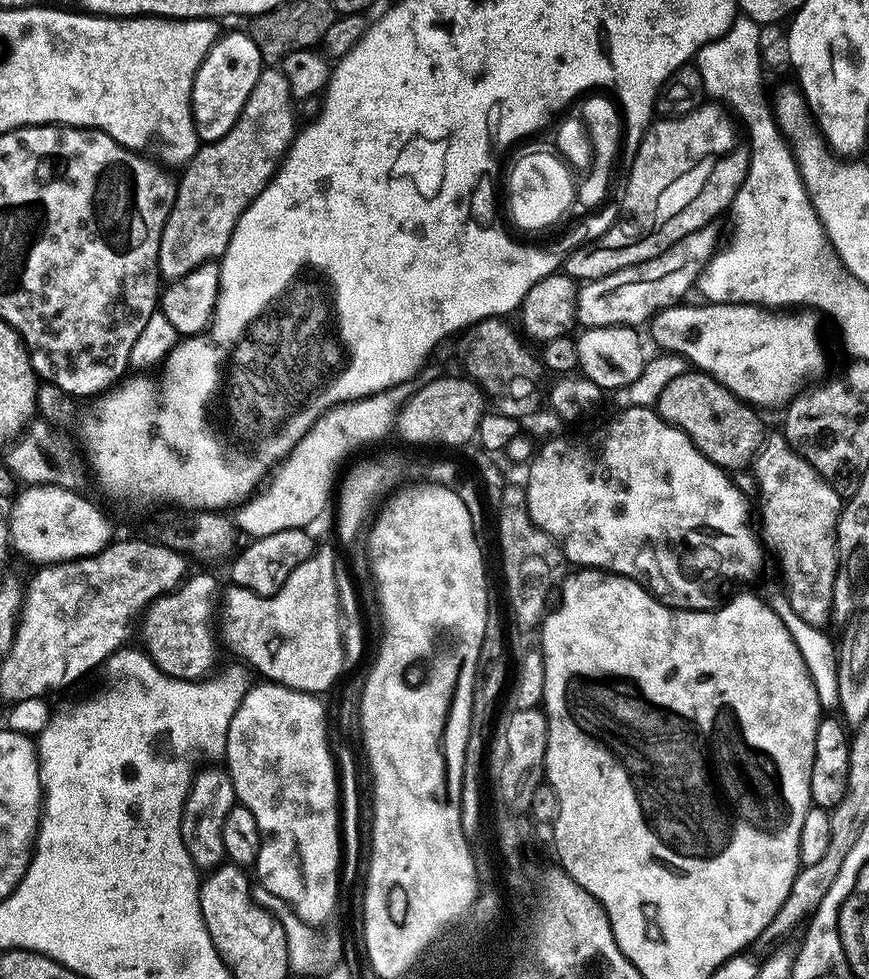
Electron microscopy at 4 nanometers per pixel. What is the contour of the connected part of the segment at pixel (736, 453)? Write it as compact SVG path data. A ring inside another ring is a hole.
M699 370L679 374L678 378L667 383L654 407L666 423L685 432L703 456L725 470L747 469L766 439L761 413L753 405L739 400L714 377Z

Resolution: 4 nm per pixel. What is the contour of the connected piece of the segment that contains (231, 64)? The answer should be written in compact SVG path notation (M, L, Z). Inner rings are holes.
M247 31L228 32L225 36L223 33L212 45L192 83L192 117L201 141L222 138L238 122L238 114L242 114L250 90L254 90L254 82L258 82L261 67L260 51Z

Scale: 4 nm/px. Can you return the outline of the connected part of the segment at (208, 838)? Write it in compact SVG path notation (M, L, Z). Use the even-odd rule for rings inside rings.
M223 767L204 768L195 773L192 784L188 787L188 797L184 800L182 810L182 842L186 842L186 850L196 863L197 869L211 870L223 863L224 843L222 842L222 822L226 822L226 814L237 803L236 791L232 780Z

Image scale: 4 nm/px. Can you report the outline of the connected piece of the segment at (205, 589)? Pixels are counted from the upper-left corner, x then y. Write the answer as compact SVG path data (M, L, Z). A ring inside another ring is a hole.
M200 572L195 576L195 574L189 575L185 579L184 583L180 585L179 588L174 592L168 592L164 596L160 596L150 607L148 607L147 612L144 613L142 617L142 628L144 624L144 644L142 643L143 651L147 652L150 659L153 660L156 665L160 667L168 676L173 676L179 680L194 680L199 681L205 679L209 675L208 672L216 664L216 640L218 644L218 628L212 625L212 619L216 616L216 600L218 604L218 592L216 596L216 580L208 572Z

